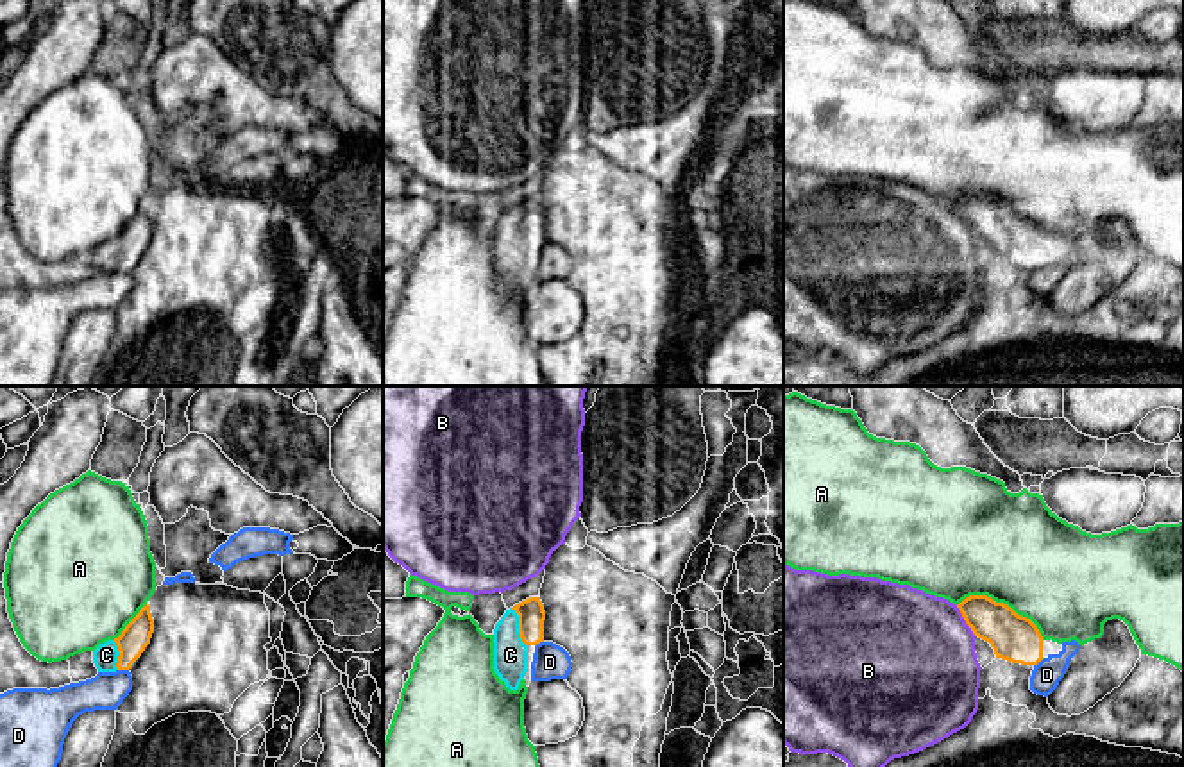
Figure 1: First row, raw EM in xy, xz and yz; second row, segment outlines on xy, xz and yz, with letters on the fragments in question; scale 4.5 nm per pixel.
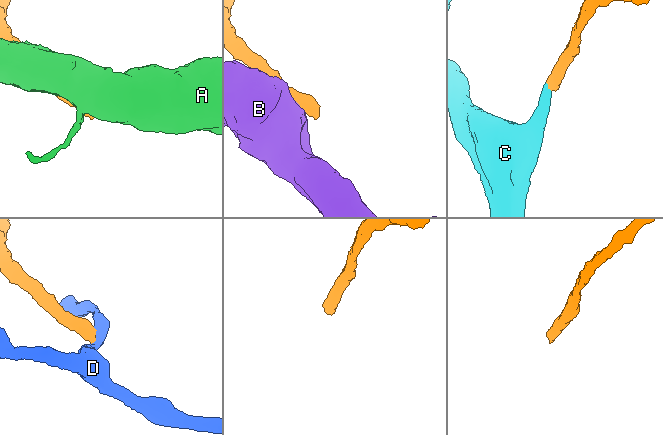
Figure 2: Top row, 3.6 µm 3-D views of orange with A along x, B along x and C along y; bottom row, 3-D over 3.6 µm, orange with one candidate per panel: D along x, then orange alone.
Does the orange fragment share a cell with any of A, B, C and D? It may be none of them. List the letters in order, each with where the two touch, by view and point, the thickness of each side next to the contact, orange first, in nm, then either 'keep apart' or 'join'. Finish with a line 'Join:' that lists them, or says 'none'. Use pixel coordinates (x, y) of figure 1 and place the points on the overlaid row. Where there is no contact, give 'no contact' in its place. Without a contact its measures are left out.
A: yz (1002, 603) | 220/480 nm | keep apart
B: yz (964, 619) | 220/500 nm | keep apart
C: xz (519, 628) | 120/160 nm | join
D: xy (124, 669) | 130/170 nm | keep apart
Join: C

